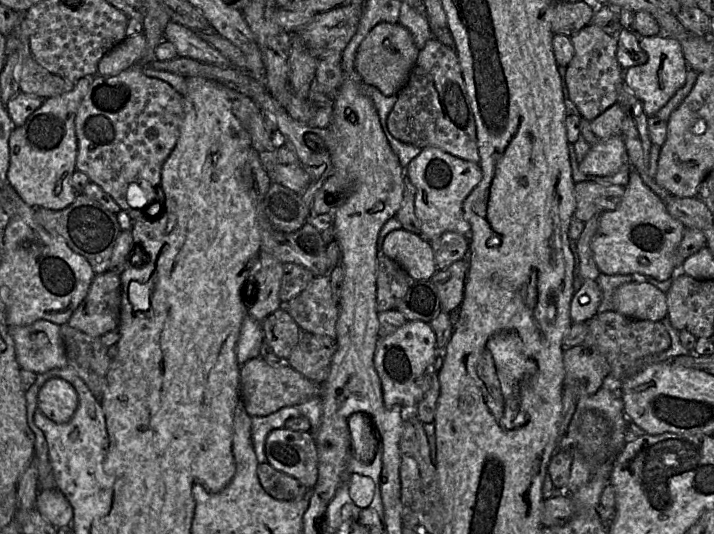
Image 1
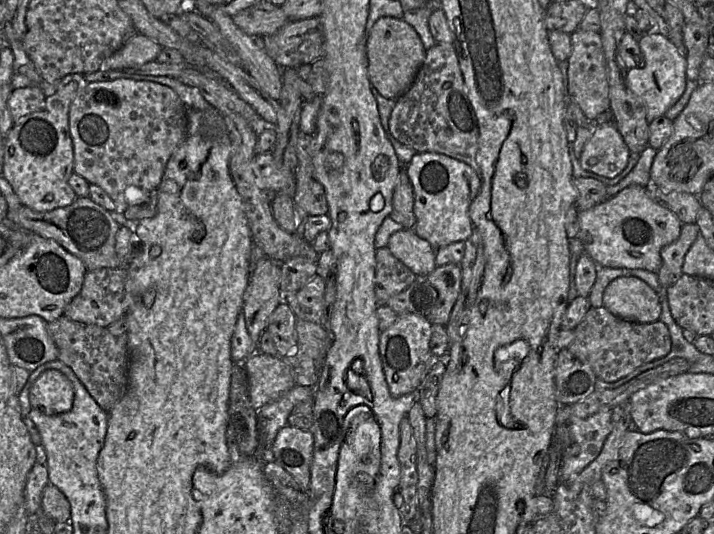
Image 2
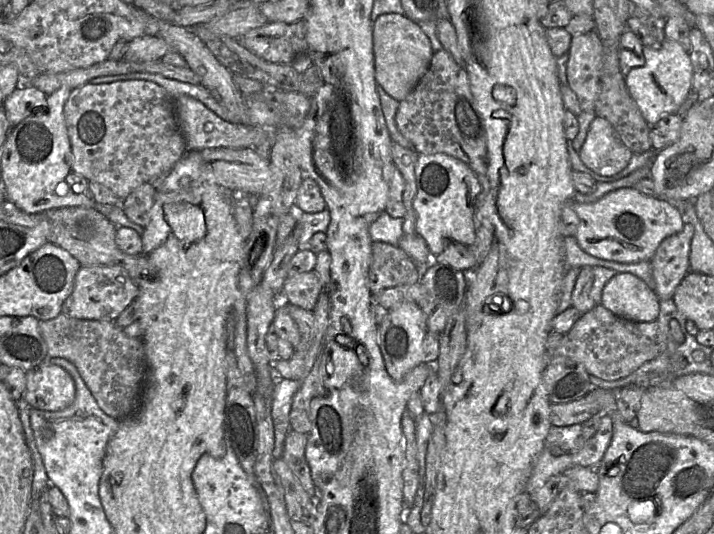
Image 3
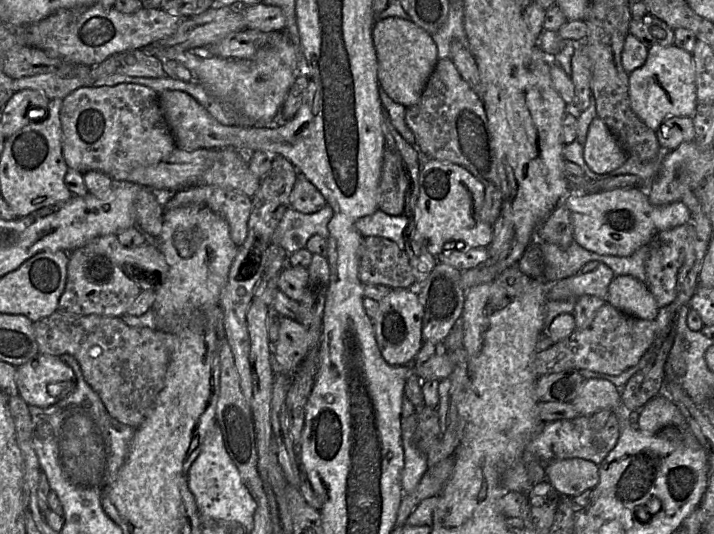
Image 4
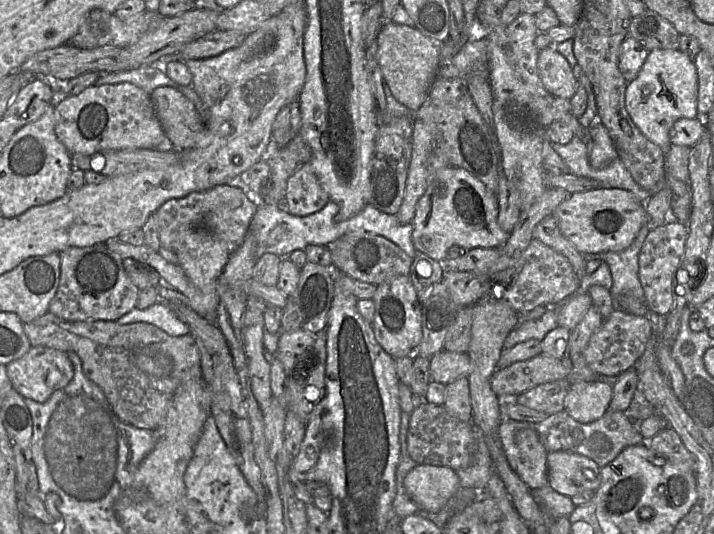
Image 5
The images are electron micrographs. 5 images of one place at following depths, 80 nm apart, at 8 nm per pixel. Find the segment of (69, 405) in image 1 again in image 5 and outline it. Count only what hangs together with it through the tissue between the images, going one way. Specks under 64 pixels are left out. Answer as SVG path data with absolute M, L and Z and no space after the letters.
M32 346L24 356L9 362L6 371L13 388L23 398L39 403L47 401L54 391L64 388L74 374L67 352L44 346Z

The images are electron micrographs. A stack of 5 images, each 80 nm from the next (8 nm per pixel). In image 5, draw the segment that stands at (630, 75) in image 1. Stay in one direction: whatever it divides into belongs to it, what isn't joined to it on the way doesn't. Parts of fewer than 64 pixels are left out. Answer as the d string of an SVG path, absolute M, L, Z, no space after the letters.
M679 49L651 50L637 77L627 85L625 103L636 126L665 154L671 146L669 131L674 123L679 119L694 119L698 115L698 76L694 60Z

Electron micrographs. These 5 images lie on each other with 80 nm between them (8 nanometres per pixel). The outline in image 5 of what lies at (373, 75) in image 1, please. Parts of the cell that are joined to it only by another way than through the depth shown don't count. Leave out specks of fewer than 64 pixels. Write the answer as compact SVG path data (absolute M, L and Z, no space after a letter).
M386 21L377 35L378 62L382 77L394 98L416 112L426 100L431 84L440 66L438 44L416 27Z

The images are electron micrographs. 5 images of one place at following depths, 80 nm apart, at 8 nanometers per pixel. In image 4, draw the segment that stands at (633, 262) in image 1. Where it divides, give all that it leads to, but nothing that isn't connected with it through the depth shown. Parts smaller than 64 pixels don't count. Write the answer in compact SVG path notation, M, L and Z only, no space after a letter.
M613 189L586 195L570 194L565 205L570 213L574 241L585 250L600 255L629 256L638 248L647 245L658 232L690 222L690 211L680 200L654 206L649 197L639 189Z

